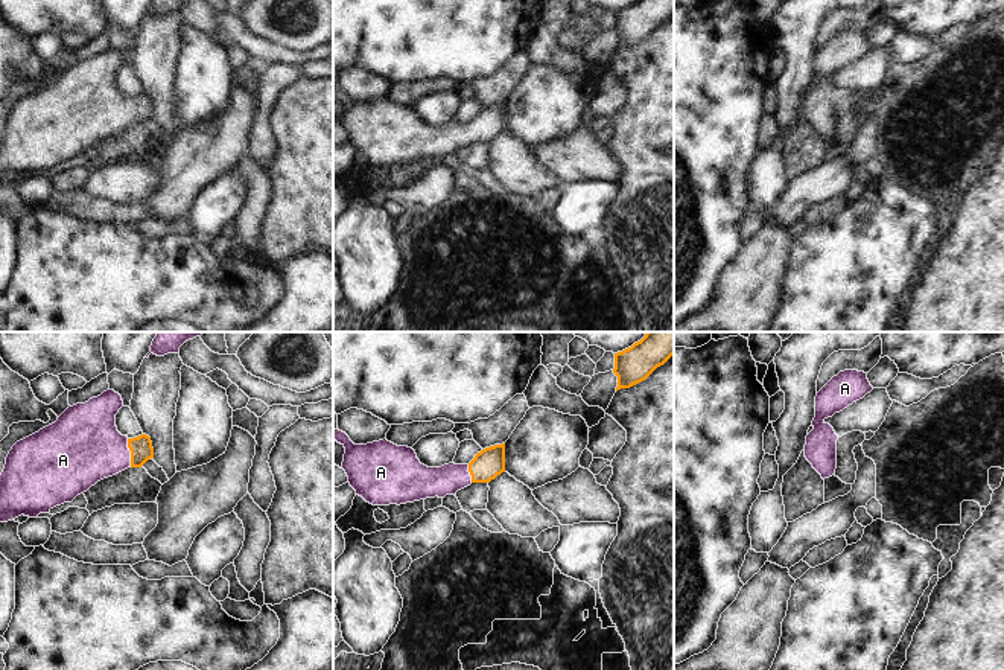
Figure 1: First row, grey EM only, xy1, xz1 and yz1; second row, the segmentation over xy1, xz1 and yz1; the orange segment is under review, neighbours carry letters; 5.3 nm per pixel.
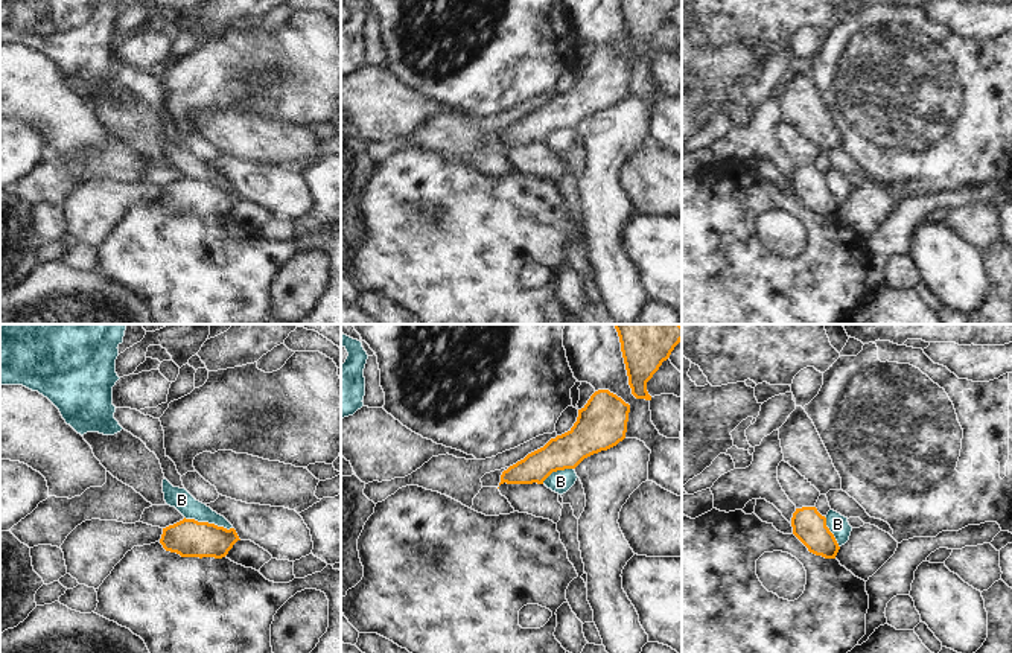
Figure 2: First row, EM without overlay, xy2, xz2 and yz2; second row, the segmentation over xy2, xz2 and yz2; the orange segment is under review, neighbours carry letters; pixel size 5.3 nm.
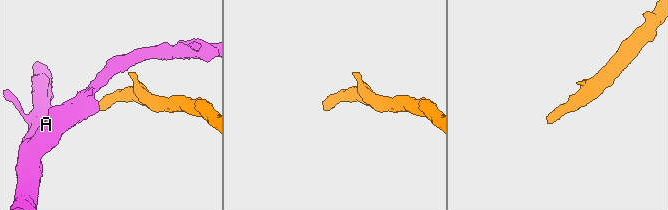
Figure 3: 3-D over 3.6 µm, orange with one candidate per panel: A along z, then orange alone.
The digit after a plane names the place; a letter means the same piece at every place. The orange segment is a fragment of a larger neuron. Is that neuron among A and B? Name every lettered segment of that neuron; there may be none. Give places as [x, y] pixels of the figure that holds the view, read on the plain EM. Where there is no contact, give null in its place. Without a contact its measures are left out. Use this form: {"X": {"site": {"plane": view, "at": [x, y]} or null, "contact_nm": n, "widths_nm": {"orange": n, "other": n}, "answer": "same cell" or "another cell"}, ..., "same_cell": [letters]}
{"A": {"site": {"plane": "xy1", "at": [131, 111]}, "contact_nm": 150, "widths_nm": {"orange": 120, "other": 380}, "answer": "same cell"}, "B": {"site": {"plane": "xy2", "at": [207, 181]}, "contact_nm": 260, "widths_nm": {"orange": 200, "other": 110}, "answer": "another cell"}, "same_cell": ["A"]}

